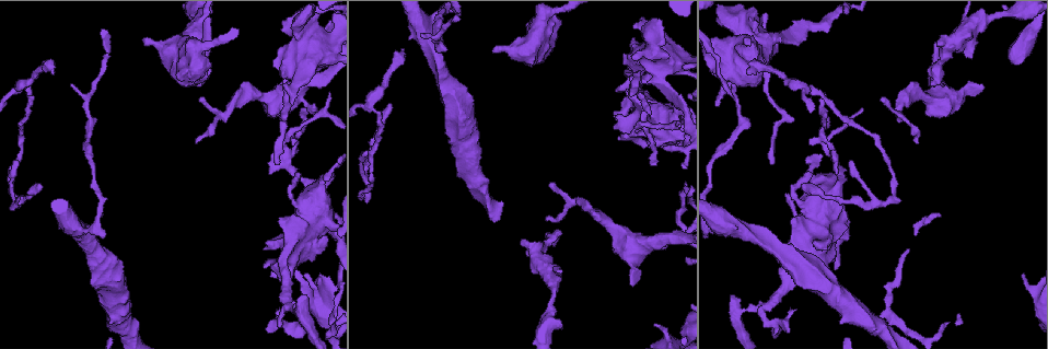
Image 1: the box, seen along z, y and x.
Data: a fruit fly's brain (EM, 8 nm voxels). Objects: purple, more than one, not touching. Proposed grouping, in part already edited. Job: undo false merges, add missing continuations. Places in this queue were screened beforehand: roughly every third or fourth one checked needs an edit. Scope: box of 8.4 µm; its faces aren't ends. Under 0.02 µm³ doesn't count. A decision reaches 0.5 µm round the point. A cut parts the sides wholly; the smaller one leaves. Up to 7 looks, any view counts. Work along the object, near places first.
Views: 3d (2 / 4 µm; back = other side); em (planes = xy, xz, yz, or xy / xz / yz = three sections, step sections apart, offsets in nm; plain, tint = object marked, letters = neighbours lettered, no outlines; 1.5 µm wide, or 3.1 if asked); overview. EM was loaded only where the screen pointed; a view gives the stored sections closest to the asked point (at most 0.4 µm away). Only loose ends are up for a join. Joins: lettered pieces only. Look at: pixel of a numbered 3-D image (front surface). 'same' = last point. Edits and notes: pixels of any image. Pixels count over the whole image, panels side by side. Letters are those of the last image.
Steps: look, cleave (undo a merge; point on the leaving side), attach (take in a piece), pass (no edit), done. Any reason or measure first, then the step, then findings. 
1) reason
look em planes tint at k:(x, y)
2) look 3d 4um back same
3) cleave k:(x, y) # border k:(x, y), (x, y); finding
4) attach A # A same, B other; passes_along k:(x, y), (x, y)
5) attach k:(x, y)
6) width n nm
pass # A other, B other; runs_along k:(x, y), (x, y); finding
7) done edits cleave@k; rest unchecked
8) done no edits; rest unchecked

free end
look 3d 4um back at 1:(748, 72)

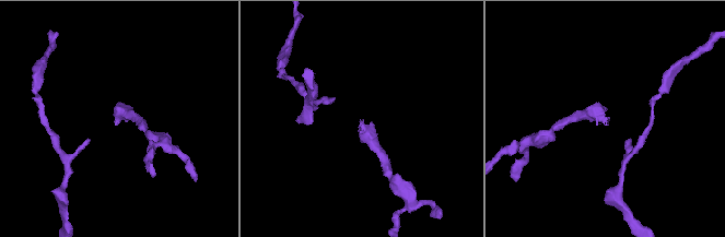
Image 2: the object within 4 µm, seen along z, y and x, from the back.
look em xz step 8 letters at 2:(609, 119)

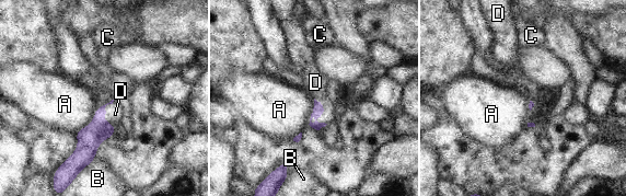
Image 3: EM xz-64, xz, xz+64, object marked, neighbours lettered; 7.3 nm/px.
attach D # A other, B other, C other, D same; passes_along 3:(319, 110), (316, 117), (315, 83); it goes on there

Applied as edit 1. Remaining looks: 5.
look overview

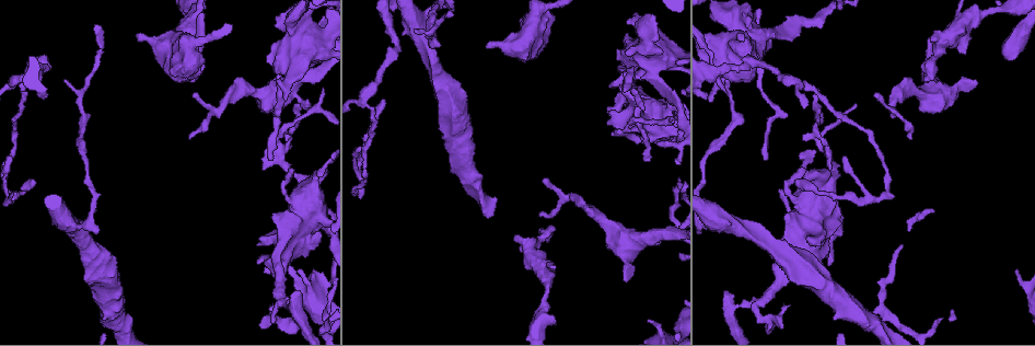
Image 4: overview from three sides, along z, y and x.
thick end
look em planes letters at 4:(136, 34)

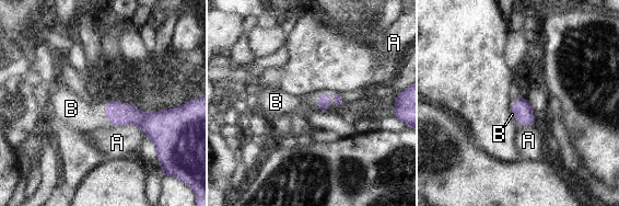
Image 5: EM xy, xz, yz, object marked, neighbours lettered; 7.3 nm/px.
attach B # A other, B same; passes_along 5:(116, 114), (107, 118), (74, 111); it goes on there

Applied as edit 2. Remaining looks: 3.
free end
look em xz step 8 tint at 4:(626, 283)

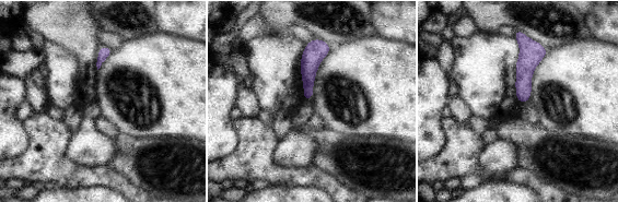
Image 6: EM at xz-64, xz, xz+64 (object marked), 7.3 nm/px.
cut it another way
look em planes letters same

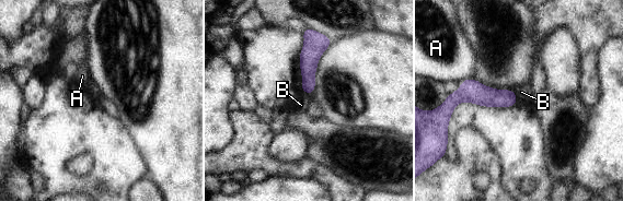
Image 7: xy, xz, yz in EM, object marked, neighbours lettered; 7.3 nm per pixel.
longest_contact A 100 nm
pass # A other, B other; runs_along 7:(514, 99), (460, 96), (453, 103); no lettered piece goes on from it

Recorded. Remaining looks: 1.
done edits attach@3, attach@5; rest unchecked

